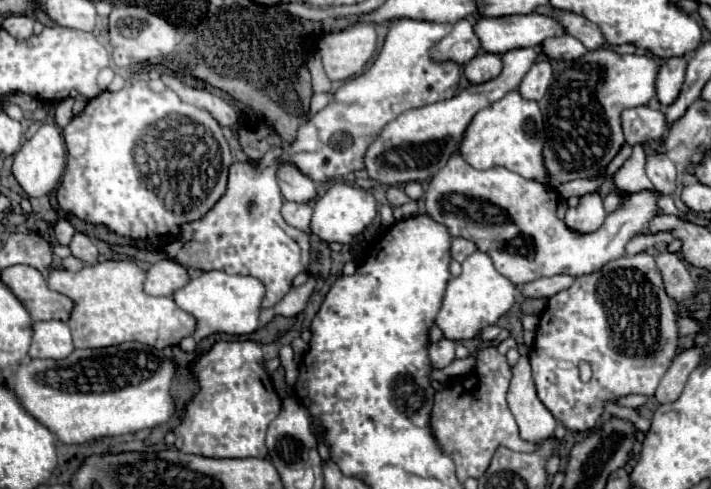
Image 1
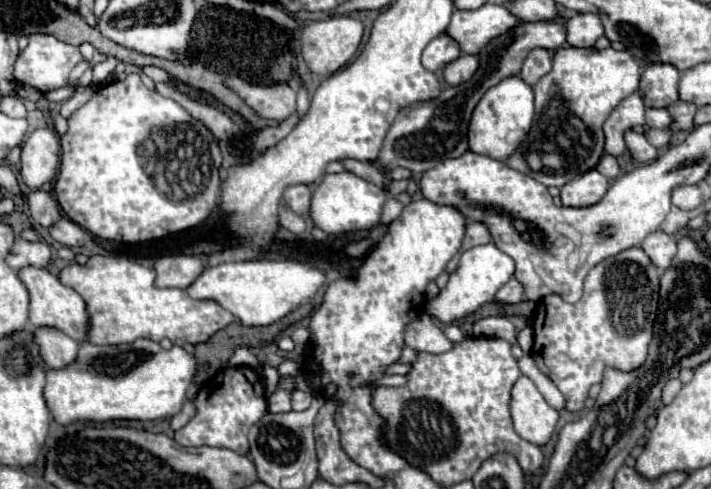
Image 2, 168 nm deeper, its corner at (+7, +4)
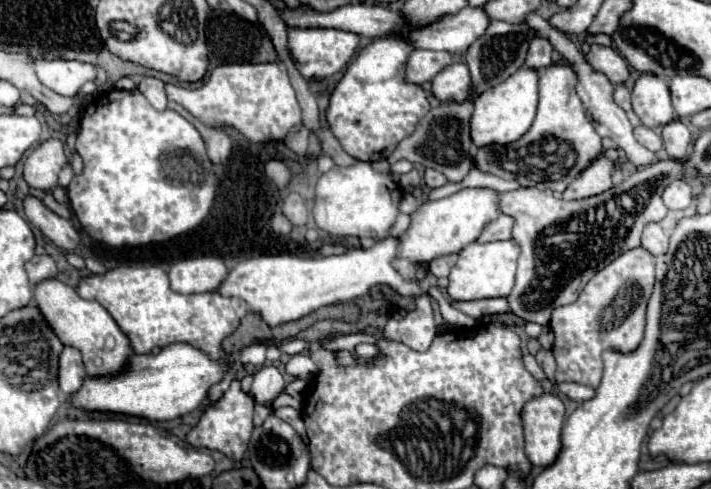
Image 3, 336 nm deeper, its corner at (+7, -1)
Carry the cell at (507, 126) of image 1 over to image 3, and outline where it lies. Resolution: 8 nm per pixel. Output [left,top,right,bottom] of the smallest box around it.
[470,66,538,146]

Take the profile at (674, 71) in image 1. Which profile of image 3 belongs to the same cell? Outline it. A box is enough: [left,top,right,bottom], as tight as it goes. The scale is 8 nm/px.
[632,74,676,128]

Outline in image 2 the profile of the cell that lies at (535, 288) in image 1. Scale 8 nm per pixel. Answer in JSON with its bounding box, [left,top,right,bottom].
[496,277,526,303]

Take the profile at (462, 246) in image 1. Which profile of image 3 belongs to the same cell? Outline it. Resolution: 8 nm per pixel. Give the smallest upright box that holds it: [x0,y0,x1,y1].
[480,214,514,242]

